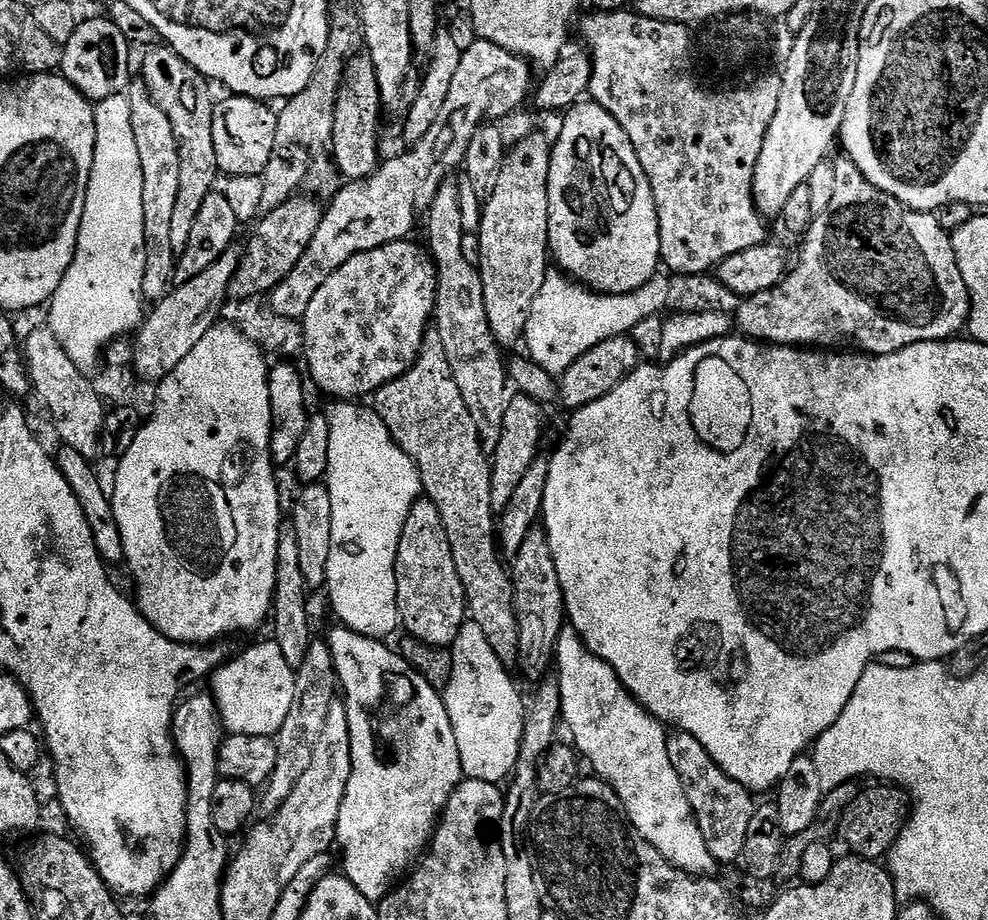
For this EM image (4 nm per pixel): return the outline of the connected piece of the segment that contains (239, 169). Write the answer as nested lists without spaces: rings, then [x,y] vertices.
[[[225,95],[225,100],[215,105],[212,109],[212,133],[214,134],[214,154],[218,158],[218,166],[225,177],[229,176],[263,176],[266,170],[266,162],[270,162],[270,153],[274,150],[274,134],[276,133],[277,113],[271,112],[269,105],[262,100],[255,100],[249,96]]]

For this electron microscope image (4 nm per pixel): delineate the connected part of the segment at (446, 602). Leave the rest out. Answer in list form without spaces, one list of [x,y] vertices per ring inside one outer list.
[[[421,498],[416,501],[415,506],[410,510],[406,518],[406,526],[402,526],[402,538],[398,542],[396,551],[396,601],[398,602],[398,614],[400,615],[400,624],[405,628],[407,635],[413,640],[421,640],[435,648],[448,648],[458,638],[460,627],[466,622],[466,613],[468,603],[462,590],[462,578],[458,578],[458,569],[454,567],[454,554],[450,551],[450,538],[446,538],[446,526],[442,526],[442,518],[438,514],[438,506],[434,506],[431,500]]]

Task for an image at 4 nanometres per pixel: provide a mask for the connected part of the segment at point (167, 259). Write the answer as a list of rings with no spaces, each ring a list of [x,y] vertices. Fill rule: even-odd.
[[[143,79],[129,83],[126,95],[130,102],[130,122],[134,126],[134,143],[138,146],[138,158],[142,158],[142,222],[146,270],[142,274],[142,294],[145,301],[155,302],[167,296],[176,279],[174,246],[170,246],[173,230],[174,206],[178,202],[178,178],[180,177],[180,147],[174,138],[174,126],[154,102]]]

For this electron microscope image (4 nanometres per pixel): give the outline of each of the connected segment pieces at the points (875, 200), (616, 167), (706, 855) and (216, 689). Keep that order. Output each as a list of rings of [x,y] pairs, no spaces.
[[[847,158],[833,159],[831,161],[834,170],[834,194],[830,194],[830,202],[826,210],[822,210],[813,219],[808,228],[807,236],[803,237],[804,249],[800,252],[800,261],[795,261],[794,267],[784,277],[782,283],[776,288],[764,290],[762,294],[741,299],[740,309],[734,312],[734,324],[739,335],[763,342],[768,346],[799,346],[805,350],[855,350],[860,354],[869,356],[885,356],[894,354],[906,346],[914,346],[918,342],[930,342],[931,340],[950,340],[959,337],[968,327],[968,314],[972,308],[972,299],[966,290],[966,282],[962,278],[962,270],[958,270],[958,258],[954,254],[952,237],[942,226],[938,226],[938,218],[930,212],[916,212],[913,208],[907,208],[902,202],[898,202],[890,194],[870,186],[866,178],[854,162]]]
[[[595,102],[577,103],[576,107],[568,109],[563,120],[564,125],[560,128],[560,137],[554,140],[552,144],[552,161],[550,162],[550,178],[548,179],[548,197],[550,198],[548,251],[551,259],[563,275],[571,278],[577,284],[583,284],[584,287],[592,289],[593,292],[600,293],[602,296],[630,294],[634,290],[646,286],[646,282],[650,282],[662,268],[658,210],[654,202],[654,194],[650,190],[650,182],[642,170],[642,162],[638,162],[638,154],[634,150],[630,138],[626,138],[626,130],[622,130],[622,126],[618,126],[618,122],[609,112],[602,110],[602,106],[598,106]]]
[[[566,626],[560,631],[560,640],[556,644],[556,654],[558,657],[558,668],[560,664],[560,669],[558,669],[560,693],[562,694],[562,706],[560,707],[560,711],[562,713],[563,723],[565,725],[568,723],[568,728],[572,731],[570,740],[577,753],[579,753],[587,763],[589,760],[589,762],[592,763],[593,770],[596,771],[593,773],[615,790],[616,797],[620,799],[620,804],[624,807],[624,812],[628,815],[628,821],[634,826],[634,830],[638,830],[638,834],[642,834],[642,838],[645,842],[650,846],[654,846],[654,850],[658,850],[658,854],[662,854],[662,858],[666,858],[666,862],[670,862],[674,868],[678,869],[680,872],[687,872],[690,876],[695,876],[697,878],[711,877],[713,873],[715,873],[712,871],[717,871],[718,865],[710,854],[706,842],[702,838],[702,830],[698,826],[695,814],[690,810],[690,802],[682,790],[682,782],[678,782],[678,774],[674,774],[674,765],[671,764],[670,754],[668,753],[669,733],[666,731],[665,725],[661,724],[655,716],[651,716],[650,713],[625,690],[623,682],[614,674],[614,670],[611,666],[606,662],[599,660],[599,658],[585,646],[580,635],[578,635],[571,626]]]
[[[272,638],[250,645],[231,660],[232,657],[221,664],[210,677],[210,695],[216,701],[221,725],[231,735],[275,737],[294,702],[295,669],[286,662],[282,650]]]

